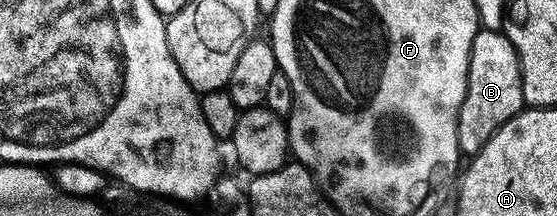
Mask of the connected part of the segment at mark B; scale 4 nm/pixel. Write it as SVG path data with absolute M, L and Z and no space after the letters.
M480 29L477 37L473 37L473 49L469 53L469 77L465 89L465 101L461 101L461 109L457 117L457 141L459 150L470 157L479 152L501 129L505 121L524 110L523 77L519 54L502 30L489 31Z

